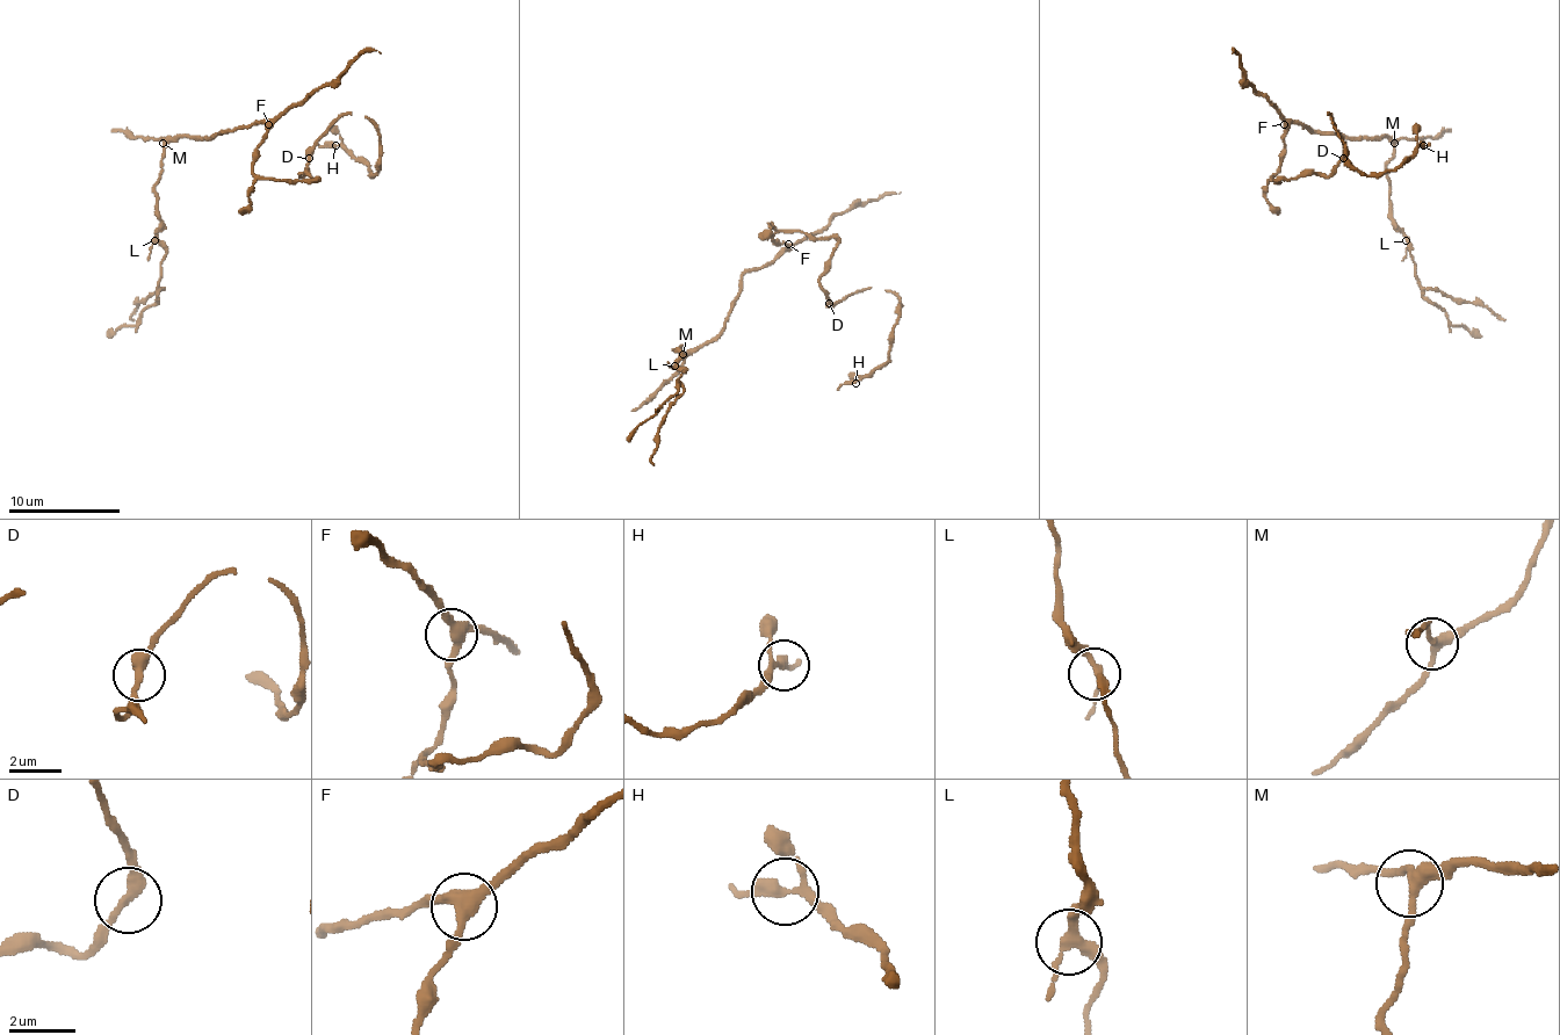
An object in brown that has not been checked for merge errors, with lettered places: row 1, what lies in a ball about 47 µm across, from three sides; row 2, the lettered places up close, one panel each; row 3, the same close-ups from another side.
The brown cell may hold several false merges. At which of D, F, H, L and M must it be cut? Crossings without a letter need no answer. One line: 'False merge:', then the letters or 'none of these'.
False merge: none of these

